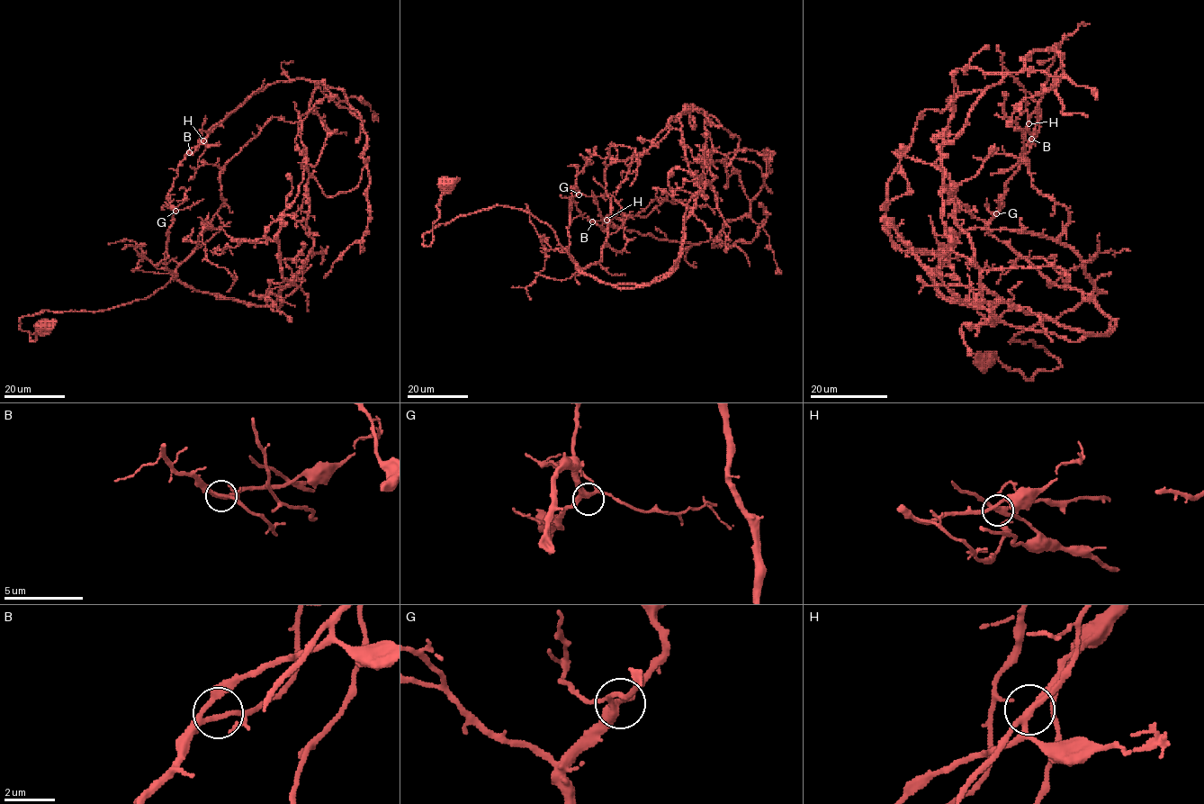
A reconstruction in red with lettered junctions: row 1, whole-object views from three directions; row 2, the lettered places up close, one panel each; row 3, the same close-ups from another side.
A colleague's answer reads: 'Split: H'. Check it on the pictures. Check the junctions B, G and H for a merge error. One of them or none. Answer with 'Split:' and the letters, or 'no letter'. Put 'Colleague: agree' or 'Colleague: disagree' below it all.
Split: H
Colleague: agree

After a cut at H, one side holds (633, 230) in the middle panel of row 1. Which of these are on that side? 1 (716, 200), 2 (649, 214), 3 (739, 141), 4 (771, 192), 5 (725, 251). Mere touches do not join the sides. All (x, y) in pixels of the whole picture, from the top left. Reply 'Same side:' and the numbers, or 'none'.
Same side: none

